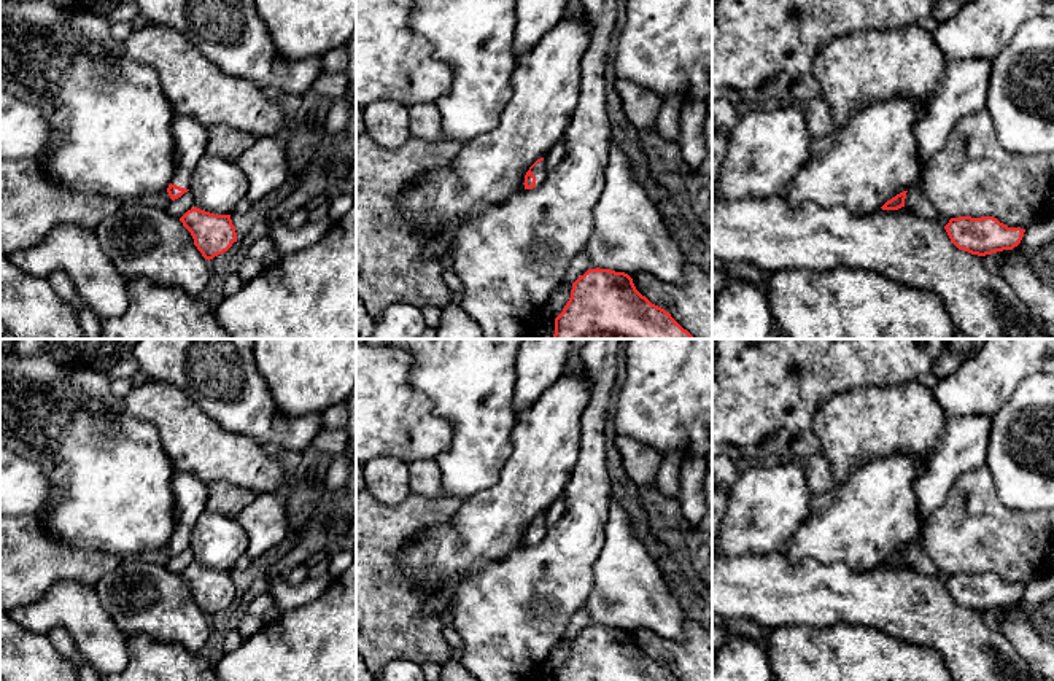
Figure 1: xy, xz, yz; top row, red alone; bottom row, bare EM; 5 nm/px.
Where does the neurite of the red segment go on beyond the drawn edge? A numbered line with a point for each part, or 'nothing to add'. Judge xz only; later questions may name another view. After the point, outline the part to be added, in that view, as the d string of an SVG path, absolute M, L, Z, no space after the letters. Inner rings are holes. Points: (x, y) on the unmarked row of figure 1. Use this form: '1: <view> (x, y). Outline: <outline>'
1: xz (539, 527). Outline: M541 517L541 519L537 519L533 525L531 525L531 528L534 530L534 533L536 533L536 544L539 544L542 539L544 539L544 536L547 535L547 527L545 527L545 520L544 520L544 517Z

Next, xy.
1: xy (189, 492). Outline: M189 473L173 474L175 530L172 541L189 546L199 517L207 511L207 484Z

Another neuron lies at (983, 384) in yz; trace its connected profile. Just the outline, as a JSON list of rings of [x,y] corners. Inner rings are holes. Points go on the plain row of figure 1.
[[[987,339],[973,358],[962,360],[951,376],[940,379],[932,393],[946,417],[994,415],[1014,388],[1035,372],[1054,374],[1054,339]]]

